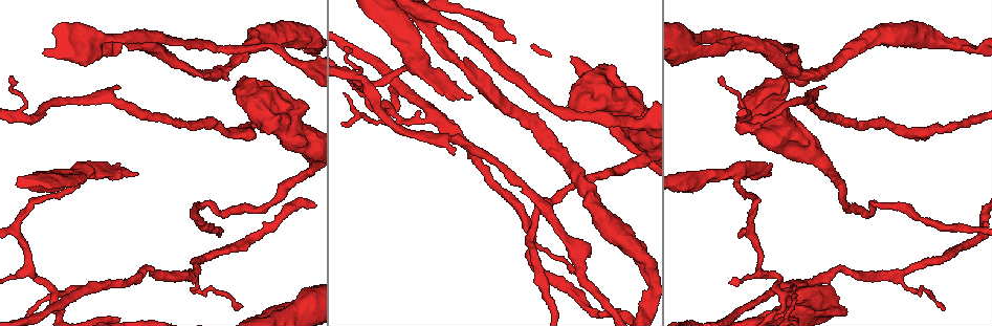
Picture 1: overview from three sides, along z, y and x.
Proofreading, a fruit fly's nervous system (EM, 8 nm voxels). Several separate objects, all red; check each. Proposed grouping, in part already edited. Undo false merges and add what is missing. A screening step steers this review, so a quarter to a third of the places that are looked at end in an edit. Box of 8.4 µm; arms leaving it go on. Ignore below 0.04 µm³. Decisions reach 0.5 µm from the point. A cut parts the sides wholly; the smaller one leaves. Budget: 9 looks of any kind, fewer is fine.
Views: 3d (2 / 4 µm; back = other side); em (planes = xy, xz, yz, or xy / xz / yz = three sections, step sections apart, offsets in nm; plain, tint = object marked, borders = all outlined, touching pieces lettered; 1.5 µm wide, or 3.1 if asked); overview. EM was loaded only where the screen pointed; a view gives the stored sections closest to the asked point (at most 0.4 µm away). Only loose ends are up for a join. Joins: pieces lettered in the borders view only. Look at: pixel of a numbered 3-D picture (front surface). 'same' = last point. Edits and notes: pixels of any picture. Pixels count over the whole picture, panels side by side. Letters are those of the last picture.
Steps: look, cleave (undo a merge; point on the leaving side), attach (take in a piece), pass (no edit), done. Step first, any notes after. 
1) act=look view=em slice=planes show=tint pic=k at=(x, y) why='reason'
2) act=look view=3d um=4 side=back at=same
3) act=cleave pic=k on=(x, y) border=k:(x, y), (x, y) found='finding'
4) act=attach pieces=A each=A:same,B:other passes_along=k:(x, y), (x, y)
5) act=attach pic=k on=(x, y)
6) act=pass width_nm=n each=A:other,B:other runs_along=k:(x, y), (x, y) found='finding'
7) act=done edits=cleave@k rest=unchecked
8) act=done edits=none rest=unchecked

act=look view=3d um=4 pic=1 at=(422, 120)

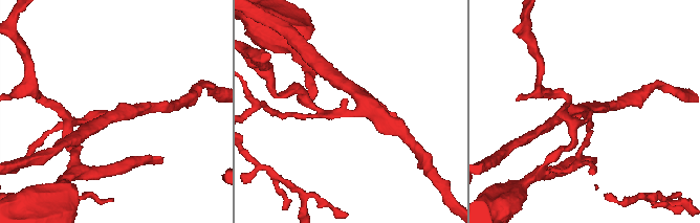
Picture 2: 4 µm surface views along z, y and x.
act=look view=em slice=planes show=tint pic=2 at=(350, 114) arms=3 why='need the tissue'

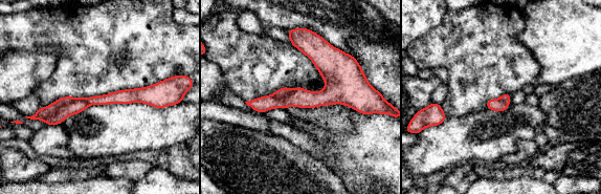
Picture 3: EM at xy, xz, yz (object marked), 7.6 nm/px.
act=look view=em slice=planes show=borders at=same

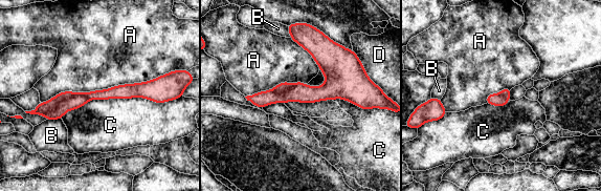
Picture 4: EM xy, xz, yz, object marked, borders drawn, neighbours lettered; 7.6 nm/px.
act=cleave pic=4 on=(50, 104) width_nm=110 each=A:other,B:other,C:other,D:other part_leaving=4:(170, 89), (89, 94) found='two cells meet here'

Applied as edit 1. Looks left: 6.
act=look view=overview

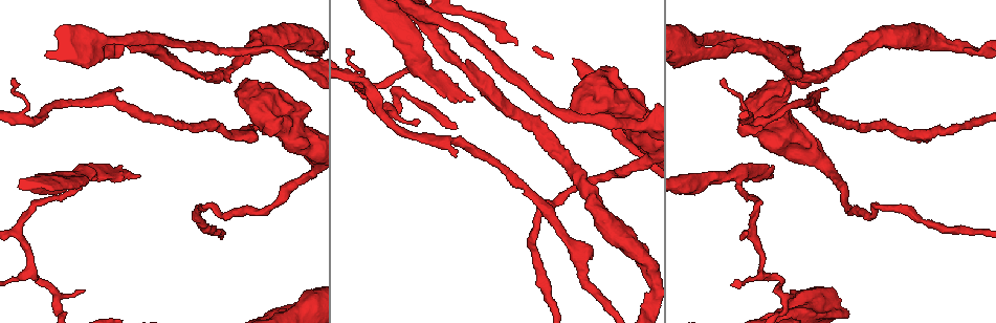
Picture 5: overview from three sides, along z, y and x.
act=look view=em slice=planes show=plain pic=5 at=(30, 274) why='branch point'

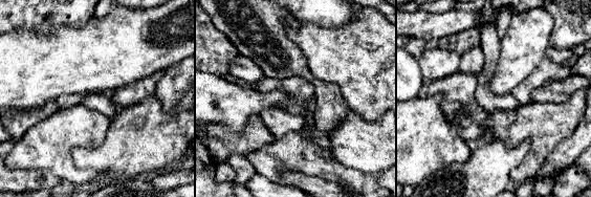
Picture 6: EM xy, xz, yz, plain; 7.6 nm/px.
act=look view=em slice=planes show=tint at=same why='with the object marked'

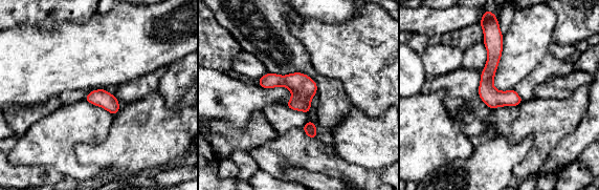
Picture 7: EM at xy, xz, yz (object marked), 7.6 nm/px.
act=look view=em slice=planes show=borders at=same why='see the neighbours'

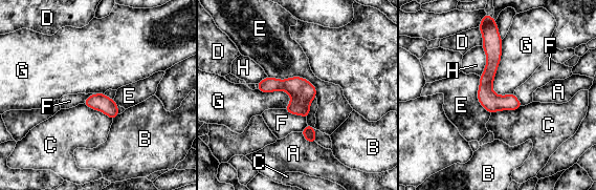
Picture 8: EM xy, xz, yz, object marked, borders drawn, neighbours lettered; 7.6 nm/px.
act=pass each=A:other,B:other,C:other,D:other,E:other,F:other,G:other,H:other found='continuous, no second cell'

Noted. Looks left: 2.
act=done edits=cleave@4 rest=unchecked

